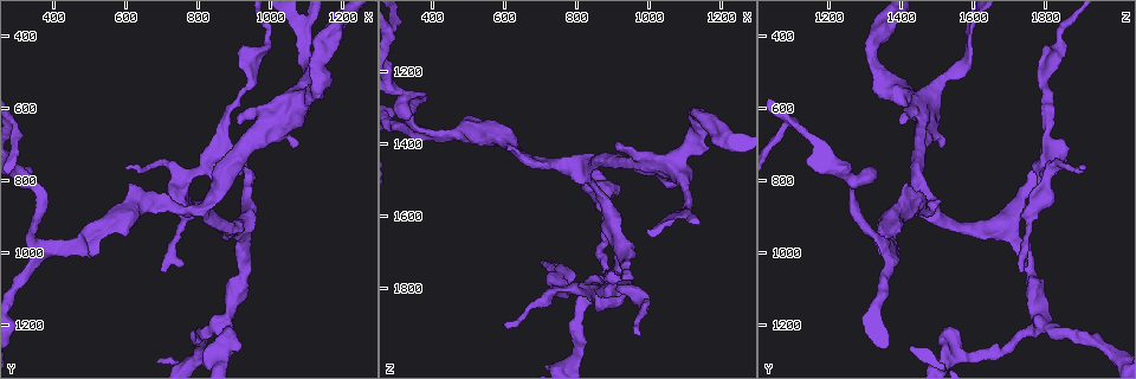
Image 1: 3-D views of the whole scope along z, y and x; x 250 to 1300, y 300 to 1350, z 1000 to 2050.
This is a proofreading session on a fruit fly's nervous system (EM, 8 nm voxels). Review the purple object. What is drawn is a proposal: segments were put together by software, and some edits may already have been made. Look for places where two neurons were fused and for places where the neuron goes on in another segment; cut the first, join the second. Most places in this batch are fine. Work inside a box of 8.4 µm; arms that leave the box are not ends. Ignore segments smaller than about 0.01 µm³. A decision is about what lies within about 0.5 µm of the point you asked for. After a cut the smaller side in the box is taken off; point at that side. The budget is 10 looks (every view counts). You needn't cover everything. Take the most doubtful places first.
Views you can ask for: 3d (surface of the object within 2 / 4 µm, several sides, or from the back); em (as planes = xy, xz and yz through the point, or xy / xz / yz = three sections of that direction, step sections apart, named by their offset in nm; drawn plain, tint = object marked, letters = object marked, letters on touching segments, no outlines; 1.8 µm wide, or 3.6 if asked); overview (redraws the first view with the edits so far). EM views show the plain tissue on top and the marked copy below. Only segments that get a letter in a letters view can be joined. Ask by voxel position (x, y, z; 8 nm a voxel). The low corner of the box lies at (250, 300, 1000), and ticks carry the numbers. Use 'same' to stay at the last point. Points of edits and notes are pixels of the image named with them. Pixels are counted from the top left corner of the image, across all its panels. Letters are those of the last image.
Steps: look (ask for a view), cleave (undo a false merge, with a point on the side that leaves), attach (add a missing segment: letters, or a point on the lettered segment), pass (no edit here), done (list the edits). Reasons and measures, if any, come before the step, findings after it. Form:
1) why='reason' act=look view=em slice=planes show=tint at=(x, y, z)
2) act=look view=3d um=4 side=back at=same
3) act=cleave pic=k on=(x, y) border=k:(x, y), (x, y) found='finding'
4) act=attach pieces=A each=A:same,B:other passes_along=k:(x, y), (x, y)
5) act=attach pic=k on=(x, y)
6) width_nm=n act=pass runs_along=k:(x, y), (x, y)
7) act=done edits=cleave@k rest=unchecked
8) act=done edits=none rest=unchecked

why='sudden change in width' act=look view=3d um=4 side=back at=(390, 990, 1365)

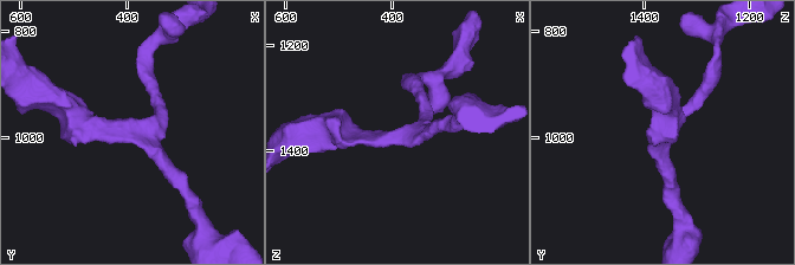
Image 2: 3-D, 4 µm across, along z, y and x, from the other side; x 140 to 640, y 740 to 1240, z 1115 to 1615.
arms=3 arm_widths_nm=160,220,220 act=look view=em slice=planes show=letters at=(395, 990, 1370)

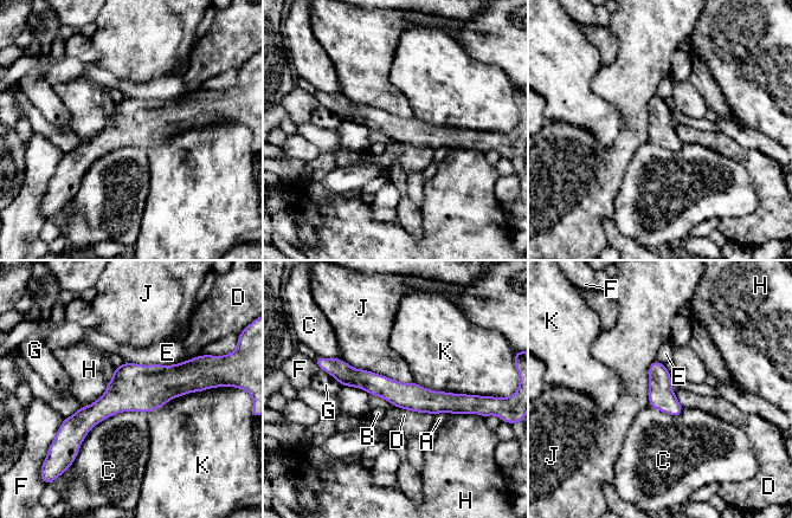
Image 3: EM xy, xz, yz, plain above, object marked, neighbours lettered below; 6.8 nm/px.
longest_contact=C:550nm act=pass each=A:other,B:other,C:other,D:other,E:other,F:other,G:other,H:other,J:other,K:other runs_along=3:(329, 368), (425, 401), (467, 399) found='one neuron here'

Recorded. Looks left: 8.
why='free end' act=look view=em um=3.6 slice=planes show=letters at=(615, 820, 1400)

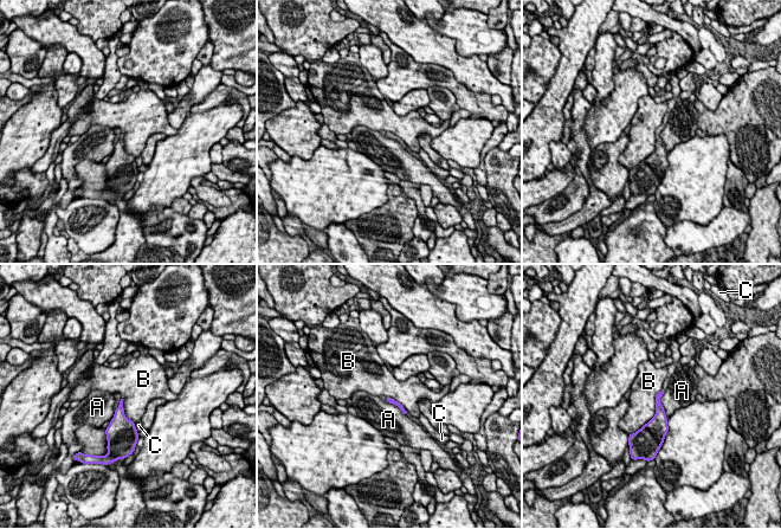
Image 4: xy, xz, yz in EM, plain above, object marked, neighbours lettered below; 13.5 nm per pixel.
act=pass each=A:other,B:other,C:other border=4:(662, 389), (656, 413), (634, 432) found='none of them fits'

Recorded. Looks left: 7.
why='abrupt turn' act=look view=em um=3.6 slice=planes show=tint at=(845, 1290, 1540)

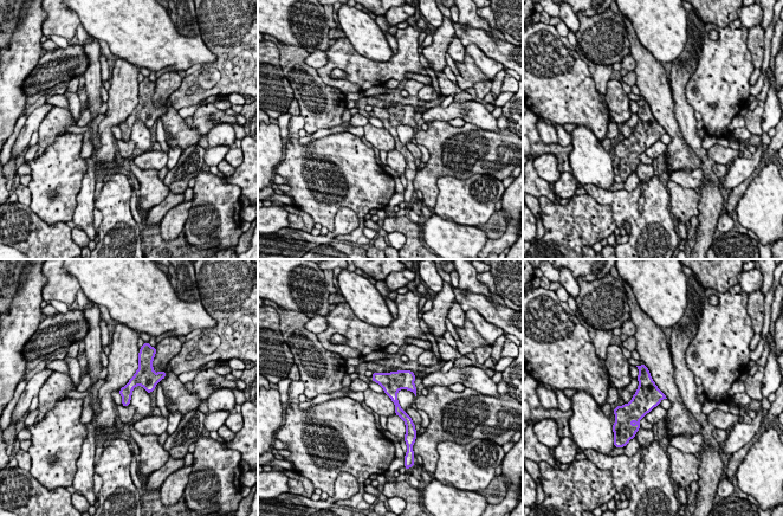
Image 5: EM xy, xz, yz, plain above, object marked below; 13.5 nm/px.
why='see the neighbours' act=look view=em um=3.6 slice=planes show=letters at=same

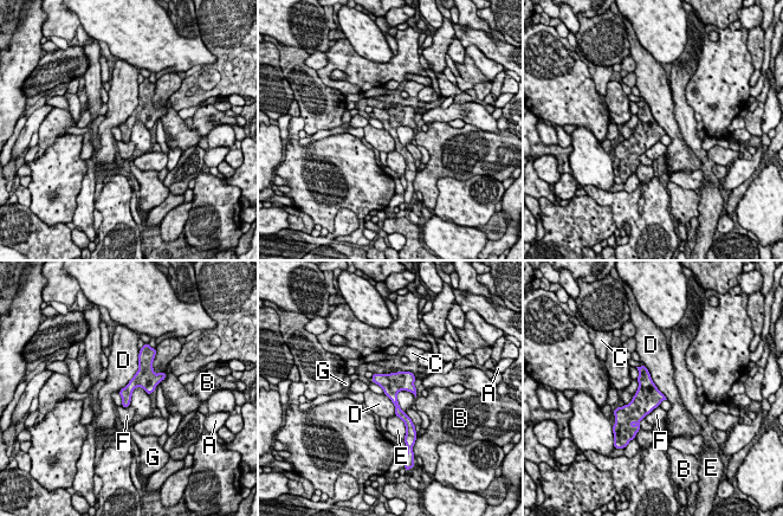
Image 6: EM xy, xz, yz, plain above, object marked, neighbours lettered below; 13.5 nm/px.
longest_contact=D:600nm act=pass each=A:other,B:other,C:other,D:other,E:other,F:other,G:other runs_along=6:(375, 376), (408, 421) found='all the same neuron'

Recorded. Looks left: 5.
why='free end' act=look view=3d um=2 at=(910, 440, 1805)

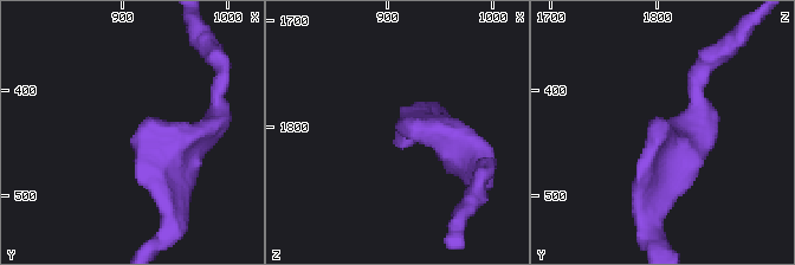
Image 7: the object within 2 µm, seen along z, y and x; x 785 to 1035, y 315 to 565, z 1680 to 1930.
why='shape alone is not enough' act=look view=em slice=yz step=4 show=letters at=(914, 442, 1806)

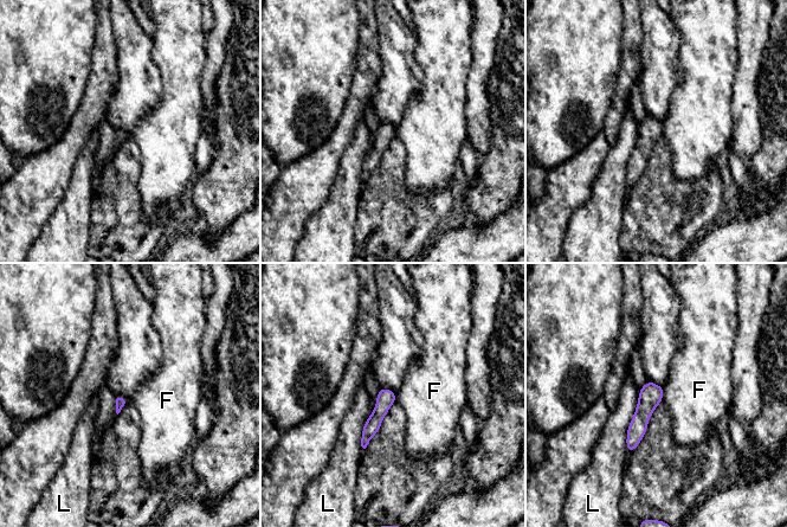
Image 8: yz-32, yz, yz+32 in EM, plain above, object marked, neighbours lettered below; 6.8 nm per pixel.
act=pass each=F:other,L:other runs_along=8:(649, 384), (649, 400), (630, 449) found='no lettered segment goes on from it'

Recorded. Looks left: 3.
act=done edits=none rest=unchecked

